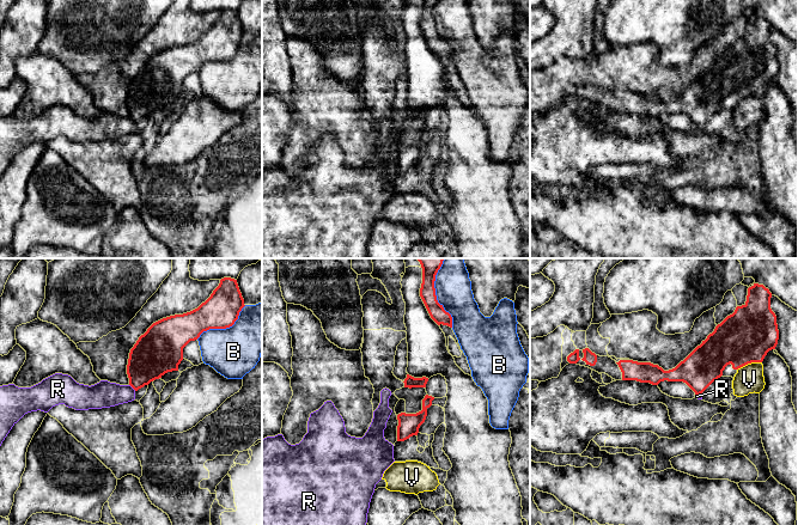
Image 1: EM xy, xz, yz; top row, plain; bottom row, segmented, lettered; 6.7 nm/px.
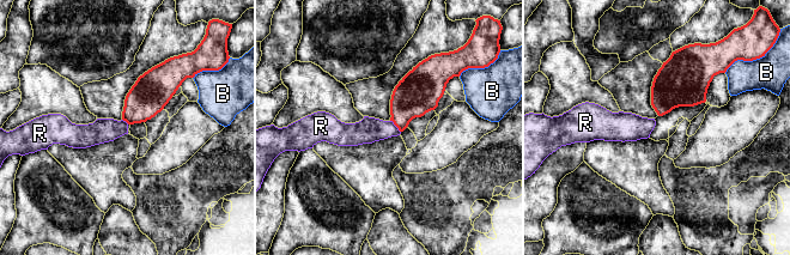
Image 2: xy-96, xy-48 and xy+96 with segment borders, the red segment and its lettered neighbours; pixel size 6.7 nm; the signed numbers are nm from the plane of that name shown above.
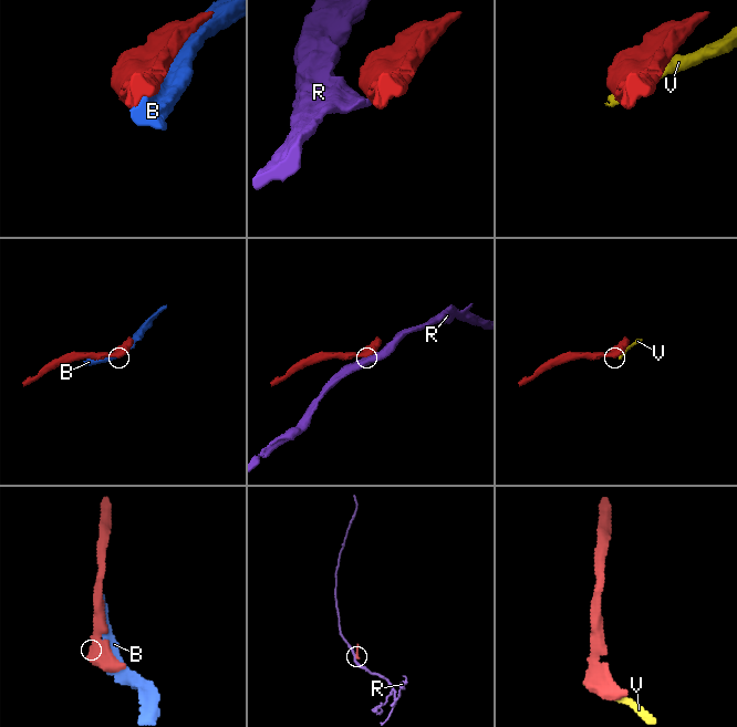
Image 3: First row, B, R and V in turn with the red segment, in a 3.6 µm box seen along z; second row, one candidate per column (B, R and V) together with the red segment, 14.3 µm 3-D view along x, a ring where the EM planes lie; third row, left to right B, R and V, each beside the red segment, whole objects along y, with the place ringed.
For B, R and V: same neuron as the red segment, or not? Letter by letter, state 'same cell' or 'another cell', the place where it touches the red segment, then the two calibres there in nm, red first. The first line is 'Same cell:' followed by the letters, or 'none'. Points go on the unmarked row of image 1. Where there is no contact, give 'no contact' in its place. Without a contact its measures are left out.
Same cell: none
B: another cell | xz (436, 30) | 110/240 nm
R: another cell | xy (133, 120) | 280/180 nm
V: another cell | yz (749, 95) | 360/190 nm

